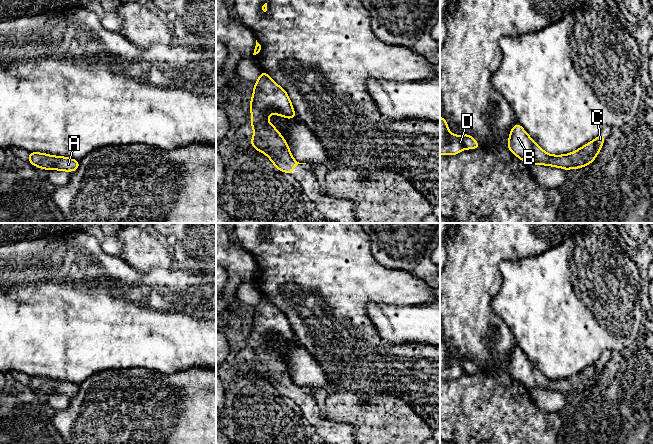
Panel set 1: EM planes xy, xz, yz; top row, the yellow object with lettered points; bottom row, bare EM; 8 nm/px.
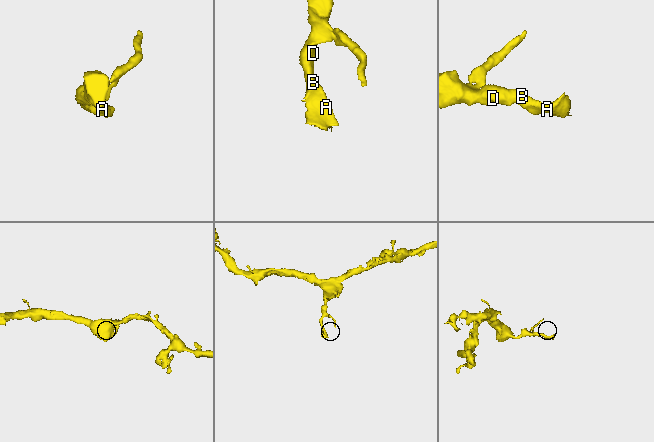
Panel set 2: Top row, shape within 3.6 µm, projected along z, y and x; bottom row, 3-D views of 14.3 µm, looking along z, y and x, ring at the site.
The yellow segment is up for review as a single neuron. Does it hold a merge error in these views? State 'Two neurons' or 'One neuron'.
One neuron

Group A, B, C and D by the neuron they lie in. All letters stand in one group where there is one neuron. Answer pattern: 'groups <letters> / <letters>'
groups A B C D

